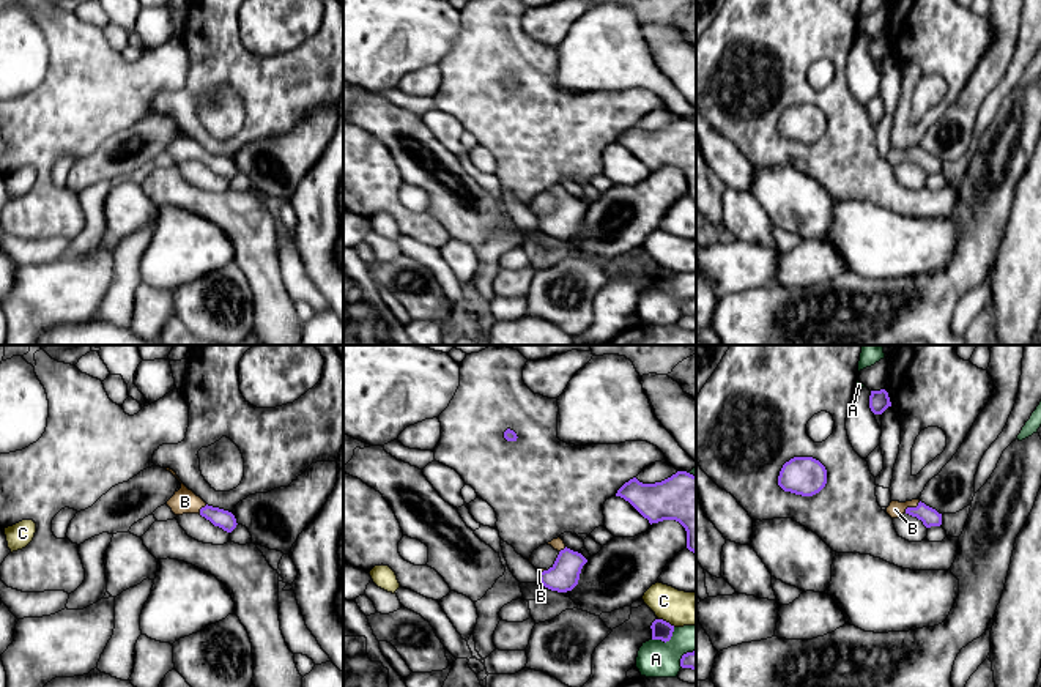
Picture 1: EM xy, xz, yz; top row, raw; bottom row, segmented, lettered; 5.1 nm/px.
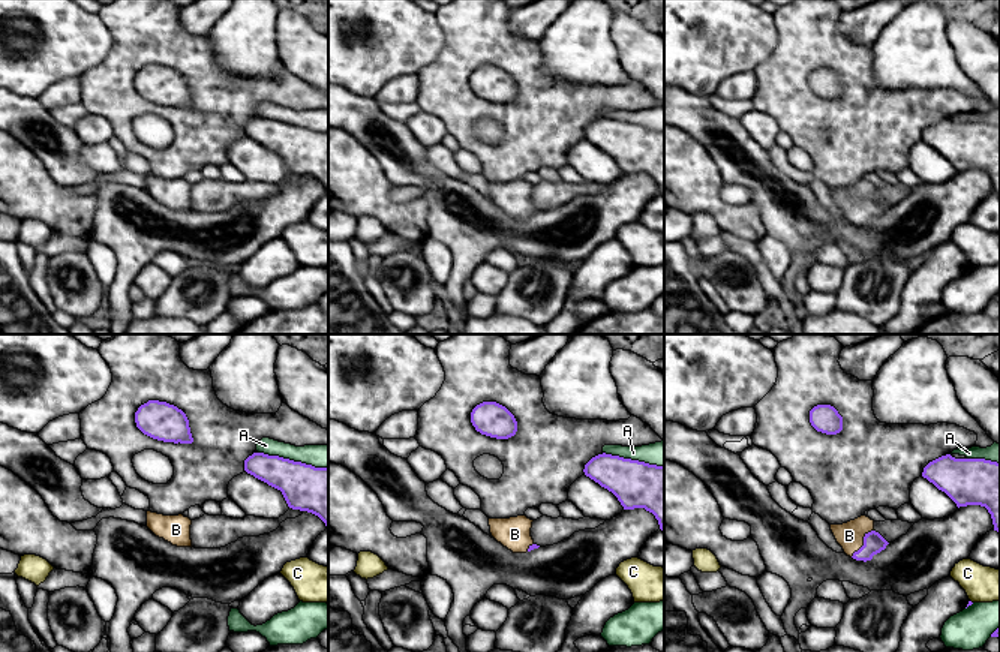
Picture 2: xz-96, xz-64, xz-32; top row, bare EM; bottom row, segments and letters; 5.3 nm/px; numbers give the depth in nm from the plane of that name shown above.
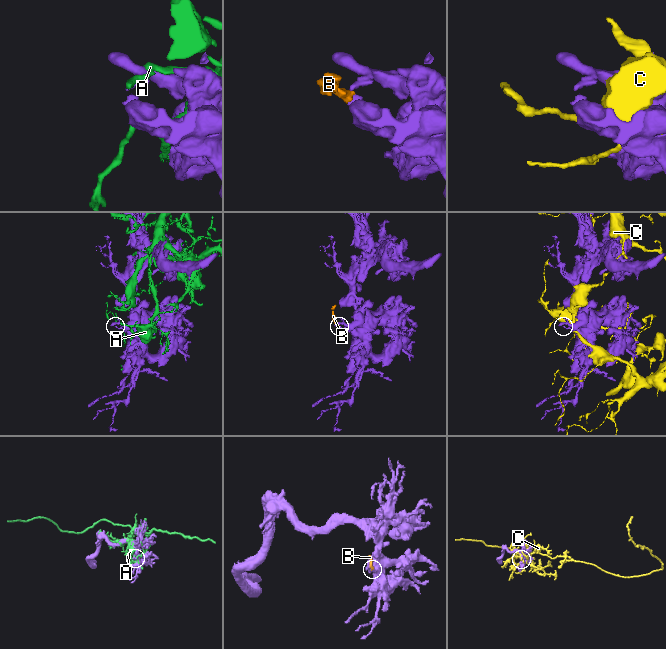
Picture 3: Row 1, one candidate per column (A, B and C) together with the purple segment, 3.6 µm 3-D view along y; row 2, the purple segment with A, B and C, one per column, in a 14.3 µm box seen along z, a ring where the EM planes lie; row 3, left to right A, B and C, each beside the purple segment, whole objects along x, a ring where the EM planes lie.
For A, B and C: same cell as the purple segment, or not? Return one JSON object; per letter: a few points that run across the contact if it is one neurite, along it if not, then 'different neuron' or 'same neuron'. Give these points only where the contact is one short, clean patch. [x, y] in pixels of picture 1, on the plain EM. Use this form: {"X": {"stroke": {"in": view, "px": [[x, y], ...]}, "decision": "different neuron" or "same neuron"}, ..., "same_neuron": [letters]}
{"A": {"decision": "different neuron"}, "B": {"stroke": {"in": "yz", "px": [[929, 164], [911, 155], [895, 156]]}, "decision": "same neuron"}, "C": {"decision": "different neuron"}, "same_neuron": ["B"]}

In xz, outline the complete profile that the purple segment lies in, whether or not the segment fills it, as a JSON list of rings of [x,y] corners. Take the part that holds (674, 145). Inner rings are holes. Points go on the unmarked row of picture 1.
[[[677,118],[655,131],[643,131],[633,124],[616,143],[628,148],[650,172],[679,169],[687,178],[687,195],[696,202],[696,123]]]

